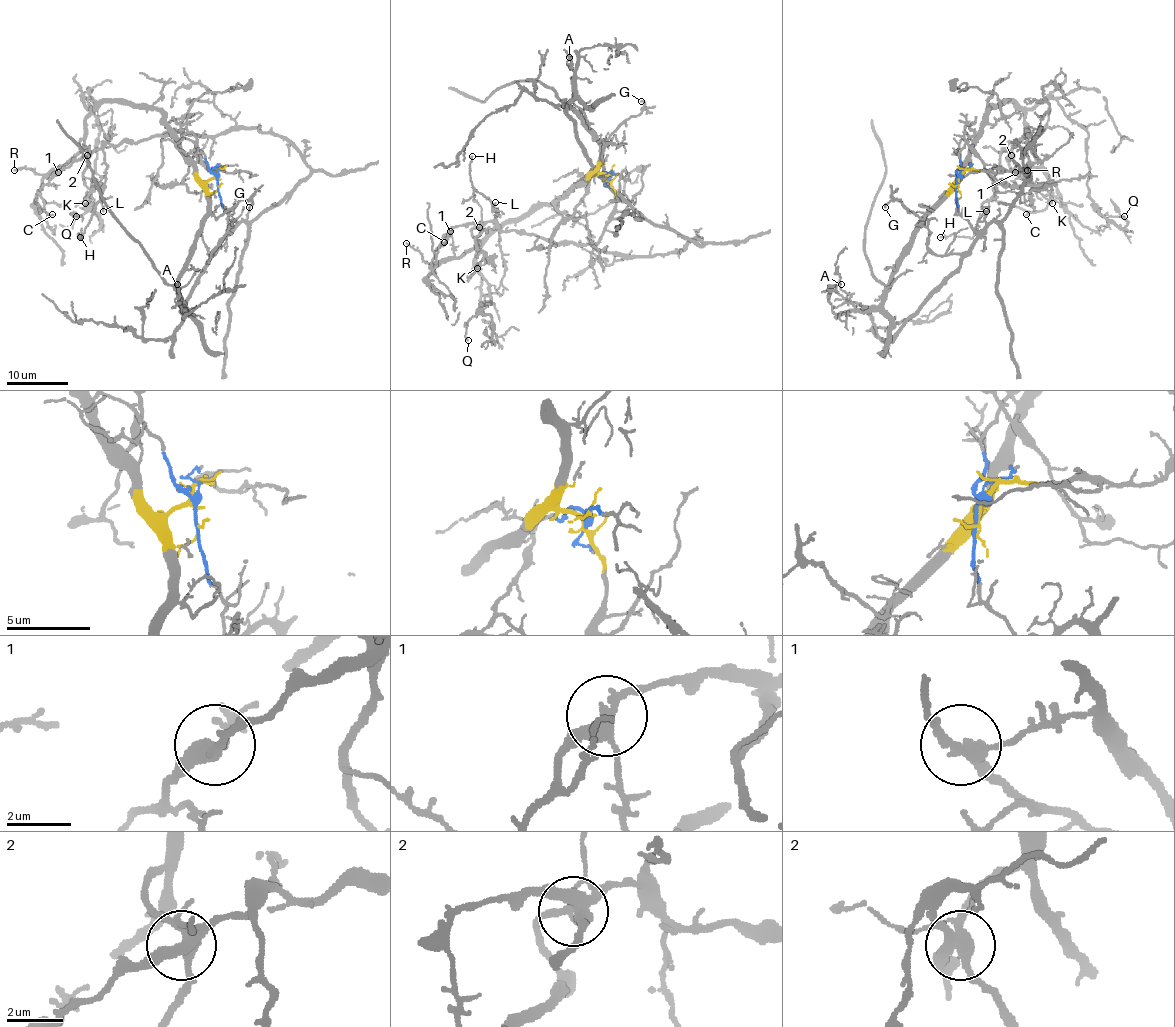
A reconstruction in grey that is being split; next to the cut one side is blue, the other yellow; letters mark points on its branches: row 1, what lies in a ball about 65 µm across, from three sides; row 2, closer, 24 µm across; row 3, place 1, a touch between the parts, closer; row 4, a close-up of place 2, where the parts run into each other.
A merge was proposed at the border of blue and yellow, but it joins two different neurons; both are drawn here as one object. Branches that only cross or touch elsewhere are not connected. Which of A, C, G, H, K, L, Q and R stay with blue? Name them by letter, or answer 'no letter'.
C, H, L

